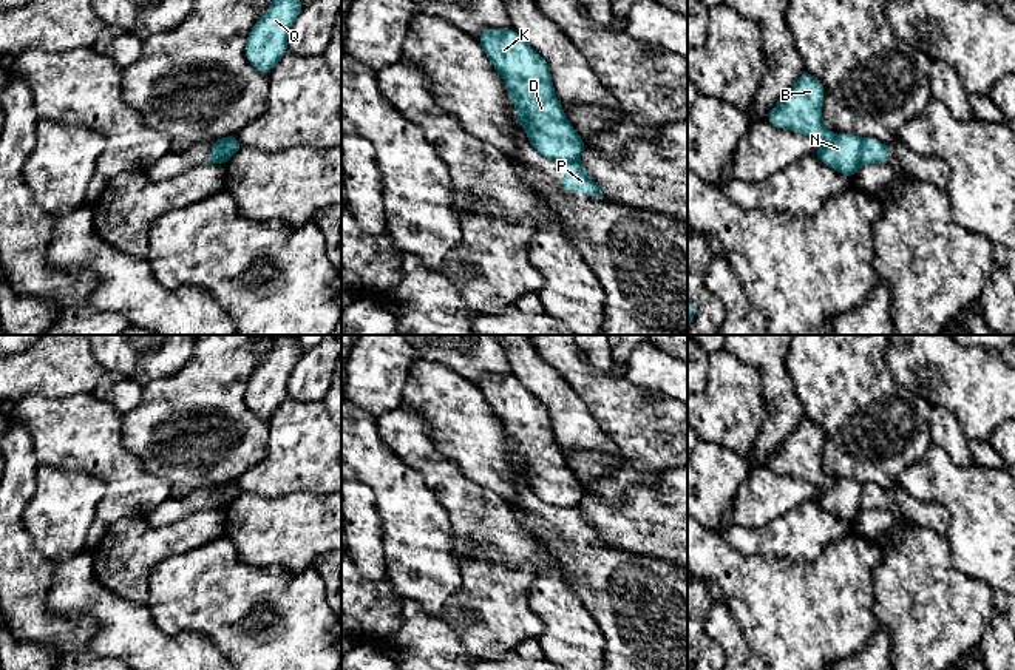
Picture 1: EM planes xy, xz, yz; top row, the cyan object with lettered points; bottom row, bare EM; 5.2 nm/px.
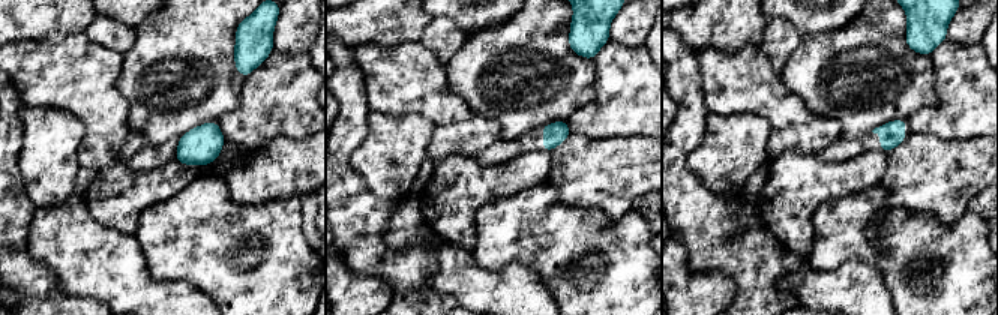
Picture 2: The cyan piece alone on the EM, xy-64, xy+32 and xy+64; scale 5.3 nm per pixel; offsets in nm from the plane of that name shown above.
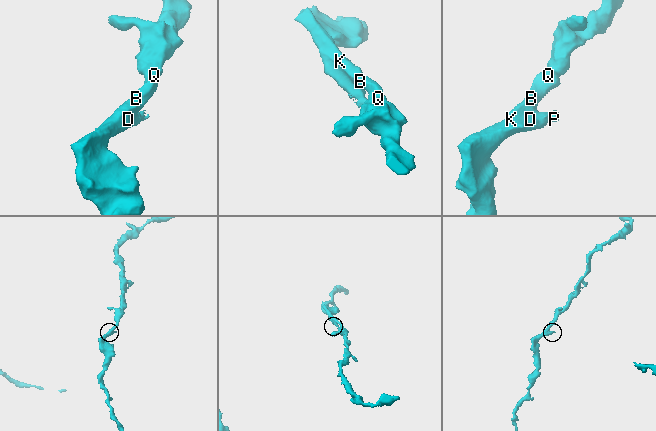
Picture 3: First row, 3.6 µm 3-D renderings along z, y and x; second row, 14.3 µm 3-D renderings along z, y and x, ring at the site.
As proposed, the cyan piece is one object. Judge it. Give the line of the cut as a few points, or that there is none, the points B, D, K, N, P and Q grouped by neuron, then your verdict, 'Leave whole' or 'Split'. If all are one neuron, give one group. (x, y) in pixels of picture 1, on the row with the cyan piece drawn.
Split along yz (862, 139), (861, 162). Groups: B D K N Q / P. Split

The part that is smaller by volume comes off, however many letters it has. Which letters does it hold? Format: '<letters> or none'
P

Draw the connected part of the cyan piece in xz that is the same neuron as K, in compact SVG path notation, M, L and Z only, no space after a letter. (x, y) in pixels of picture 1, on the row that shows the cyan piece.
M513 28L485 29L477 42L502 77L531 147L558 164L578 162L586 144L555 94L548 63Z

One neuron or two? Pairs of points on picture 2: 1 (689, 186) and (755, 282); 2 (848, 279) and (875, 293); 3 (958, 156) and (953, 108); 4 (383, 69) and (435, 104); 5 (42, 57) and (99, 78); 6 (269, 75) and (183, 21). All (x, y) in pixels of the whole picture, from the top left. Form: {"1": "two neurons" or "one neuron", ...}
{"1": "one neuron", "2": "one neuron", "3": "two neurons", "4": "one neuron", "5": "one neuron", "6": "two neurons"}

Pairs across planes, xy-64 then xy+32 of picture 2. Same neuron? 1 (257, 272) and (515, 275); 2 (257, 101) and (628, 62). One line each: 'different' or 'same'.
1: different
2: same

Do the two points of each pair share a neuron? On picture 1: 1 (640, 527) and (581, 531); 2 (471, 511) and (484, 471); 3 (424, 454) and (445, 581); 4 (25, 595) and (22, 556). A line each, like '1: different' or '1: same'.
1: different
2: different
3: different
4: same

